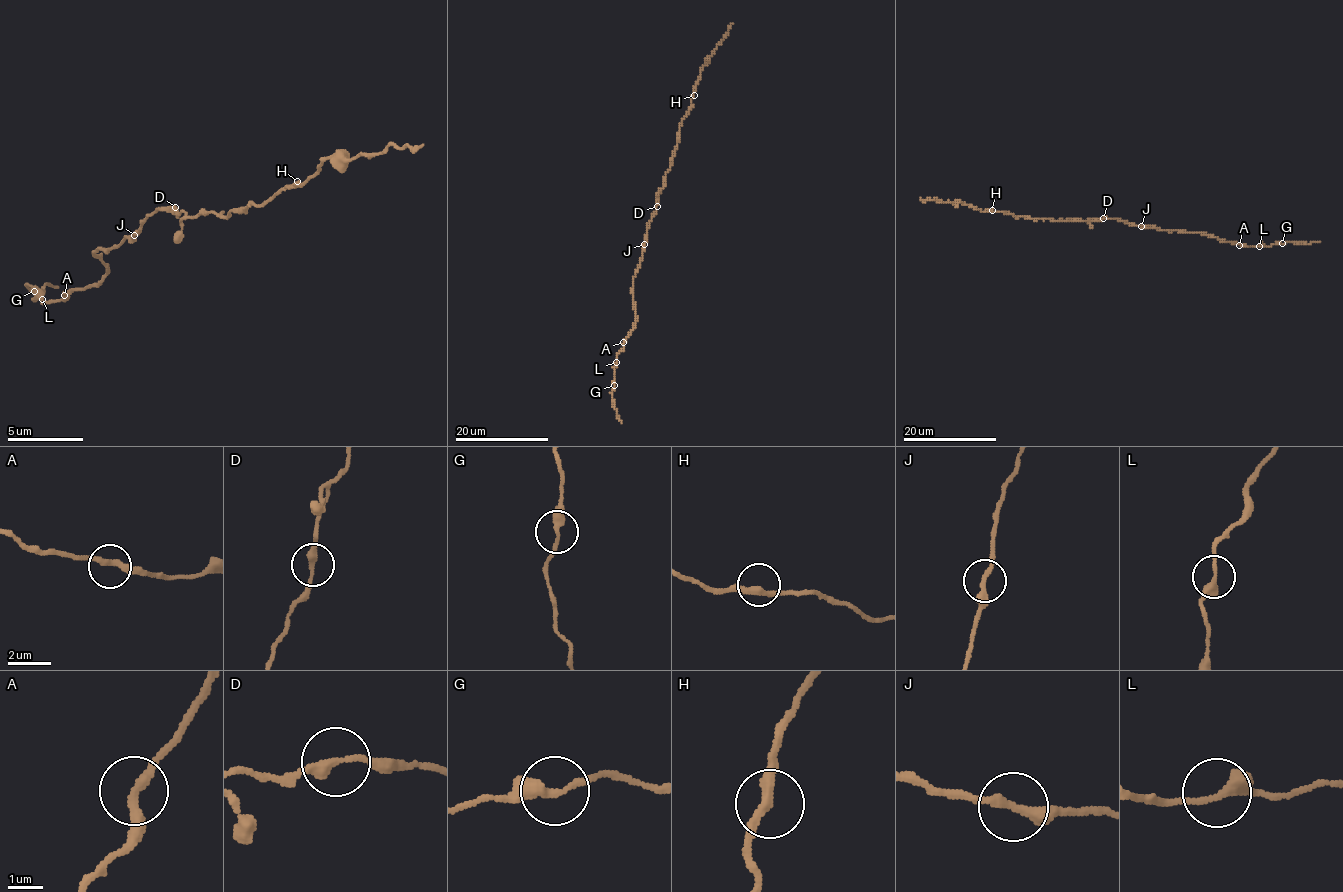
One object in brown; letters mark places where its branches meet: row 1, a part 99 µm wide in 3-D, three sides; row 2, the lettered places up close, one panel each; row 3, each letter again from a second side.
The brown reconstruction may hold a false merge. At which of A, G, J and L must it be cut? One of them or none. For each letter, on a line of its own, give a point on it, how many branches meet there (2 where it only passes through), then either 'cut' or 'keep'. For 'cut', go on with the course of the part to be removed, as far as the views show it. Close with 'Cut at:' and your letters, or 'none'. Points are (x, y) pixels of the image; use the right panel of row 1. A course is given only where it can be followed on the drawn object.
A: (1239, 245) | 2 | keep
G: (1282, 243) | 2 | keep
J: (1141, 226) | 2 | cut | (1142, 226), (1108, 218), (1031, 219), (1003, 212), (980, 211), (960, 202), (920, 198)
L: (1259, 246) | 2 | keep
Cut at: J

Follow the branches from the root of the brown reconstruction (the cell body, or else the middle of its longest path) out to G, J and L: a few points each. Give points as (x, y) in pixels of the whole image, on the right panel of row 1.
G: (1116, 219), (1166, 231), (1205, 233), (1252, 247), (1282, 243)
J: (1116, 219), (1142, 226)
L: (1116, 219), (1166, 231), (1205, 233), (1229, 242), (1259, 246)

